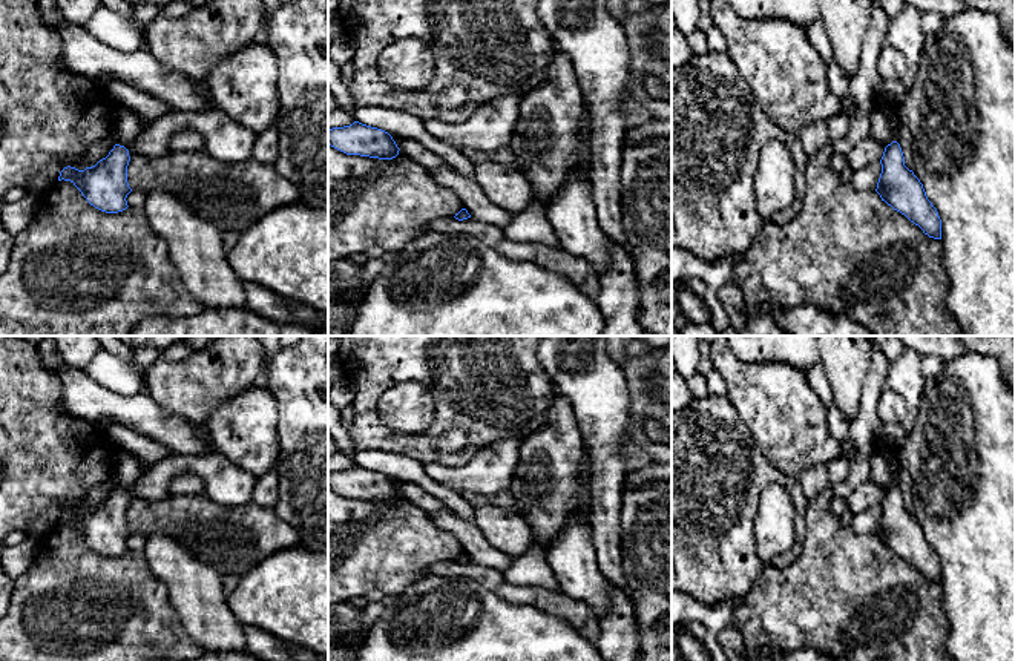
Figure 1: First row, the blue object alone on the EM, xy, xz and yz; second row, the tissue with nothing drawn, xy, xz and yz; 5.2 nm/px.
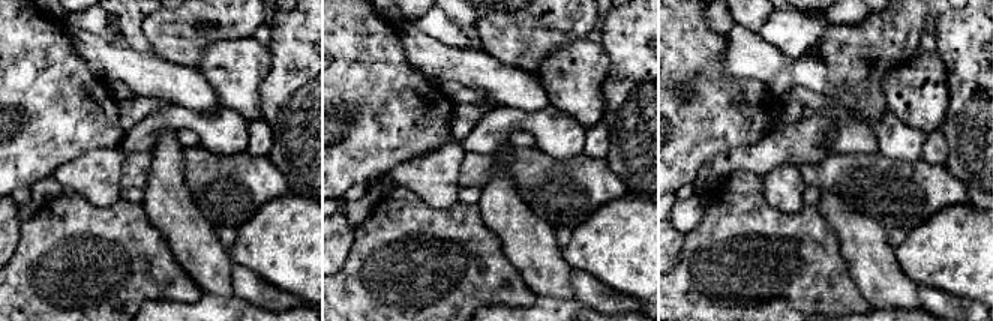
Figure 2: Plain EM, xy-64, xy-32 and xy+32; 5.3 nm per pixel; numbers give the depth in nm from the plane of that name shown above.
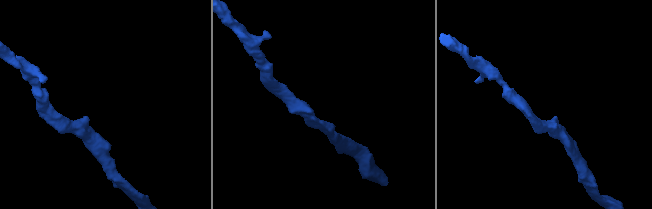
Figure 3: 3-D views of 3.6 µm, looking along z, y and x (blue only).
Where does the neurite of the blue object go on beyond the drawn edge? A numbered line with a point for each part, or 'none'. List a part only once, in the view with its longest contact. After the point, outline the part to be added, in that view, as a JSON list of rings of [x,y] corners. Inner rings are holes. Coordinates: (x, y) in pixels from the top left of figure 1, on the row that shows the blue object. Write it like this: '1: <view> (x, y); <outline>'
none

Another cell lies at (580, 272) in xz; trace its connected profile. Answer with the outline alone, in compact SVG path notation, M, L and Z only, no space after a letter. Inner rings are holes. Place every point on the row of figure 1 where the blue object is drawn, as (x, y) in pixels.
M475 218L460 221L460 232L478 238L512 261L532 262L567 278L584 296L596 302L599 275L586 259L570 255L564 248L553 248L541 242L511 241L500 225L481 222Z

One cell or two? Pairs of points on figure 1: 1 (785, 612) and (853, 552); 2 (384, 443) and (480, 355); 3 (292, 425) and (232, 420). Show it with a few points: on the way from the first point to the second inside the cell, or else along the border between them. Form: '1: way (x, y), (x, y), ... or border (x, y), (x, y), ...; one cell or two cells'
1: way (802, 603), (836, 569); one cell
2: way (416, 443), (422, 443), (476, 387); one cell
3: border (267, 388), (276, 402), (279, 414), (276, 460); two cells

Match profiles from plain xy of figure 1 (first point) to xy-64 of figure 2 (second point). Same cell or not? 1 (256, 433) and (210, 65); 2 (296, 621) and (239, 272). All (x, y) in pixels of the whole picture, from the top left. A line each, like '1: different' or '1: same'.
1: same
2: different

